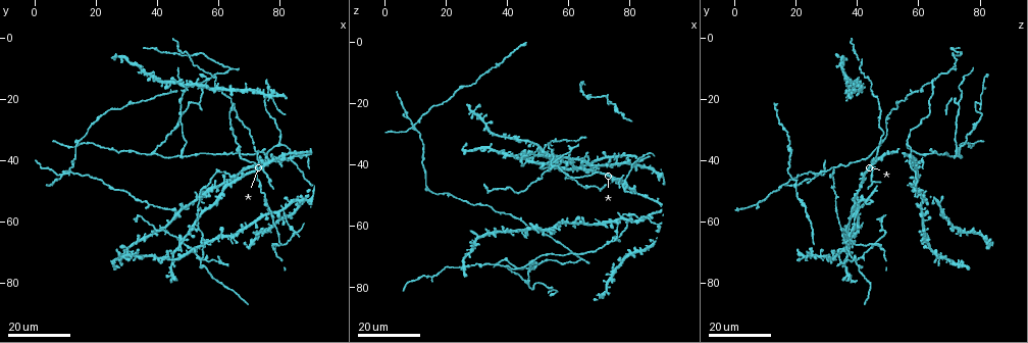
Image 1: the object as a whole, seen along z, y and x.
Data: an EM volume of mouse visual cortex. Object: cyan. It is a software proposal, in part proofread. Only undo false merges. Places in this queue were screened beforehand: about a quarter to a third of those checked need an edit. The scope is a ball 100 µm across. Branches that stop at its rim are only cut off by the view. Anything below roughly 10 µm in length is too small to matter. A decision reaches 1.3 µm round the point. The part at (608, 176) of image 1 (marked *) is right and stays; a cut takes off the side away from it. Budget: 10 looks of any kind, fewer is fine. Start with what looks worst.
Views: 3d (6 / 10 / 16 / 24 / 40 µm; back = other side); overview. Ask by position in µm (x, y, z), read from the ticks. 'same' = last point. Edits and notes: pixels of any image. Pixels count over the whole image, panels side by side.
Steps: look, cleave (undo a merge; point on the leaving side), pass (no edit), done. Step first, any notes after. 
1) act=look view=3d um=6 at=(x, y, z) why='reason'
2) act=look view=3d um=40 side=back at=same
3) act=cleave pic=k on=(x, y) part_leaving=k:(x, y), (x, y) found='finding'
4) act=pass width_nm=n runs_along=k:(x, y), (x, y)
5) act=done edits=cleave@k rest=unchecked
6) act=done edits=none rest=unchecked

act=look view=3d um=24 at=(9.5, 45.0, 27.0) why='thin arm on a thick one'

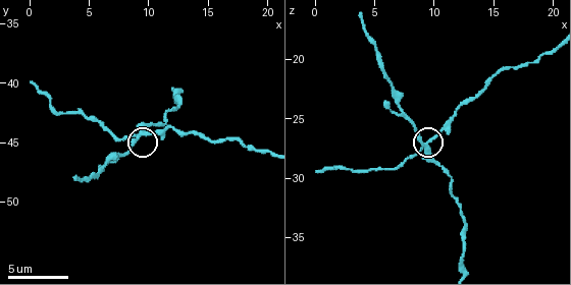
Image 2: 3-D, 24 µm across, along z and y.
act=look view=3d um=10 at=(9.2, 44.4, 27.4) why='closer look'

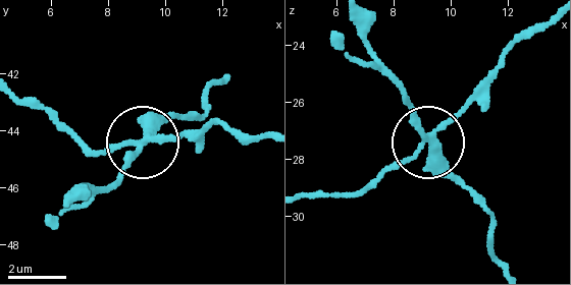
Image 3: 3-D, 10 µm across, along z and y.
act=look view=3d um=10 side=back at=(9.3, 44.5, 27.2)

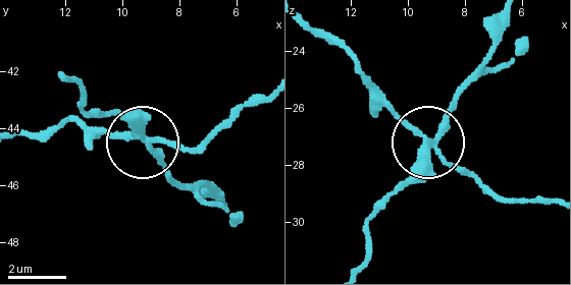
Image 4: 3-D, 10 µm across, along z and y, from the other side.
act=cleave pic=4 on=(175, 146) side_arm_um=14 part_leaving=4:(142, 136), (98, 136), (69, 121), (20, 136) found='two neurons meet here'

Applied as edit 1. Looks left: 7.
act=look view=overview

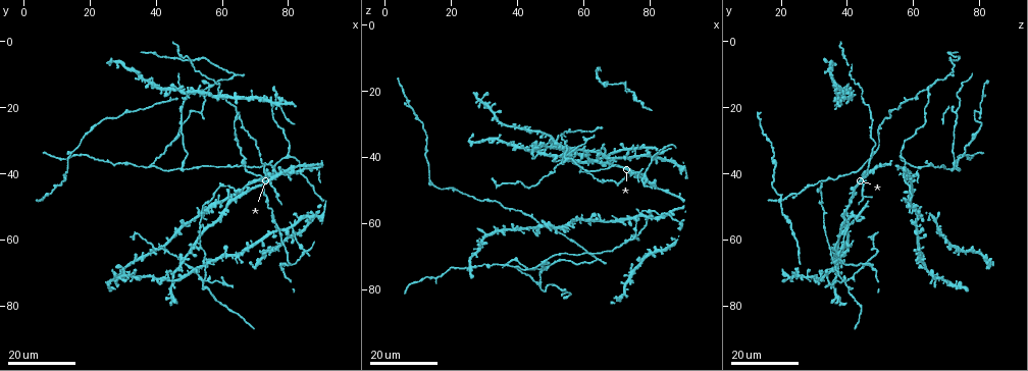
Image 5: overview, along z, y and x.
act=look view=3d um=24 at=(81.0, 56.5, 40.5) why='looks like a crossing'

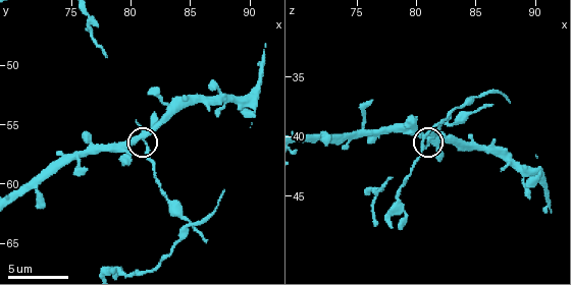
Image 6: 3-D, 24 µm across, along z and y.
act=look view=3d um=10 at=(81.0, 56.2, 40.2) why='zoom in'

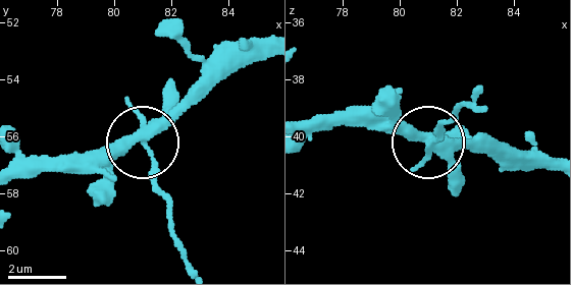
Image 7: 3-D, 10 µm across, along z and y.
act=pass arms=4 runs_along=7:(308, 127), (403, 127), (432, 141), (496, 141) found='one neuron here'

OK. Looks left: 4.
act=look view=3d um=16 at=(38.0, 37.0, 72.5) why='branch point'

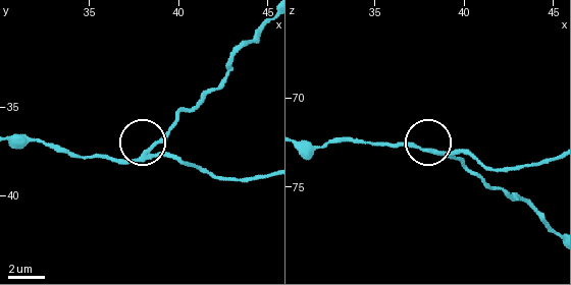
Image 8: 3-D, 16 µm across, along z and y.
act=look view=3d um=6 at=(38.5, 37.2, 73.2) why='closer look'

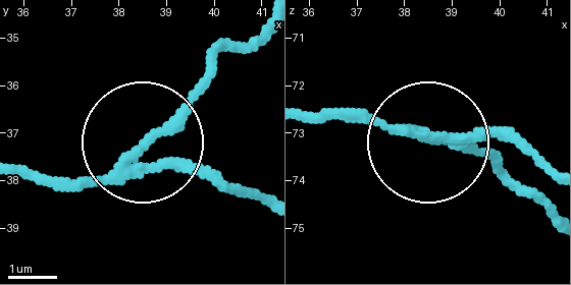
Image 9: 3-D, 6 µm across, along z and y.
act=cleave pic=9 on=(177, 123) width_nm=200 part_leaving=9:(130, 159), (259, 29) found='two neurons meet here'

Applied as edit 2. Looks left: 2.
act=done edits=cleave@4,cleave@9 rest=unchecked

